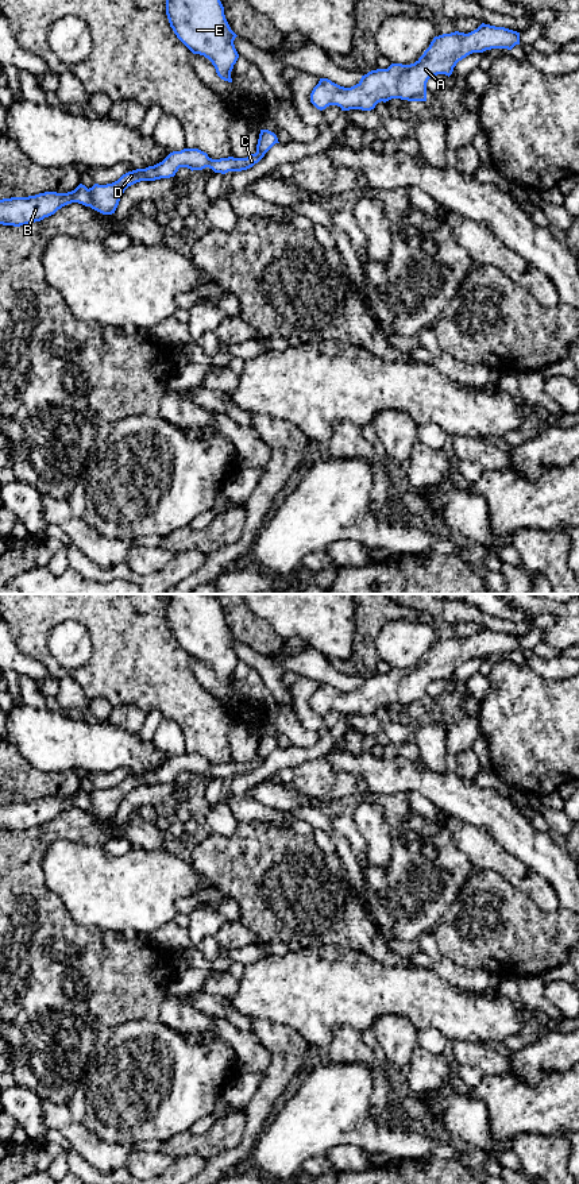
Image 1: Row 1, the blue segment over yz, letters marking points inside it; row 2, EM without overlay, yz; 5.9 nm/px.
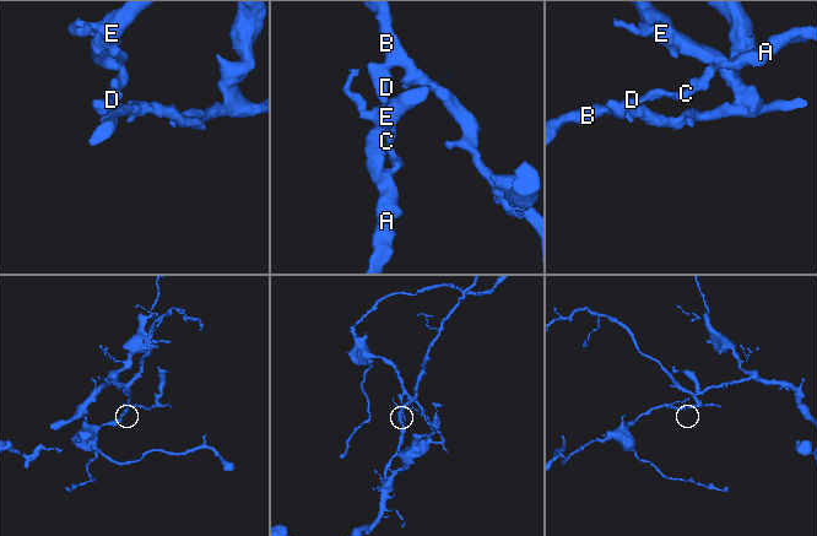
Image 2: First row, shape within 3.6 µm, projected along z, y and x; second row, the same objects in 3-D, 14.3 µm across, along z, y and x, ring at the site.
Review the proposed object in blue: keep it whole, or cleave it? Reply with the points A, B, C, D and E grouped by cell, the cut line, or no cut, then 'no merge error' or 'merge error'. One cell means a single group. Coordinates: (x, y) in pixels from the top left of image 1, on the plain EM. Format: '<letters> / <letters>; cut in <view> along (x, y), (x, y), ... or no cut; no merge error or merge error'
A C D E / B; cut in yz along (88, 794), (91, 810); merge error

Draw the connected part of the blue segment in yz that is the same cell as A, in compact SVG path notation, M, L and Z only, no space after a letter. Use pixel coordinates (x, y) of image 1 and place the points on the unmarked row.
M485 628L468 639L443 639L433 643L414 668L391 668L387 674L371 675L351 693L320 683L310 698L310 707L320 716L329 710L337 710L341 716L371 716L378 707L391 703L426 706L426 687L431 682L449 682L456 668L472 657L512 655L516 649L520 649L520 637Z

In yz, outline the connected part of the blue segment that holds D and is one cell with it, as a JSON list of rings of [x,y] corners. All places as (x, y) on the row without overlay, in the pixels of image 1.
[[[260,734],[256,757],[247,763],[220,763],[212,764],[206,757],[198,753],[184,753],[170,757],[162,767],[146,774],[136,774],[123,779],[117,786],[107,790],[94,788],[89,792],[92,807],[90,813],[103,818],[115,818],[124,795],[140,786],[155,786],[174,782],[180,772],[193,775],[212,774],[215,778],[225,779],[228,776],[242,776],[258,768],[265,759],[279,748],[274,737]]]

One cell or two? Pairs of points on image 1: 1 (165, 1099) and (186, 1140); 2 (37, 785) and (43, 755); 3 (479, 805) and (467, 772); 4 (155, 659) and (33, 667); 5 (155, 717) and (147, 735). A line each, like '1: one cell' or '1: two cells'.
1: two cells
2: two cells
3: two cells
4: two cells
5: one cell

